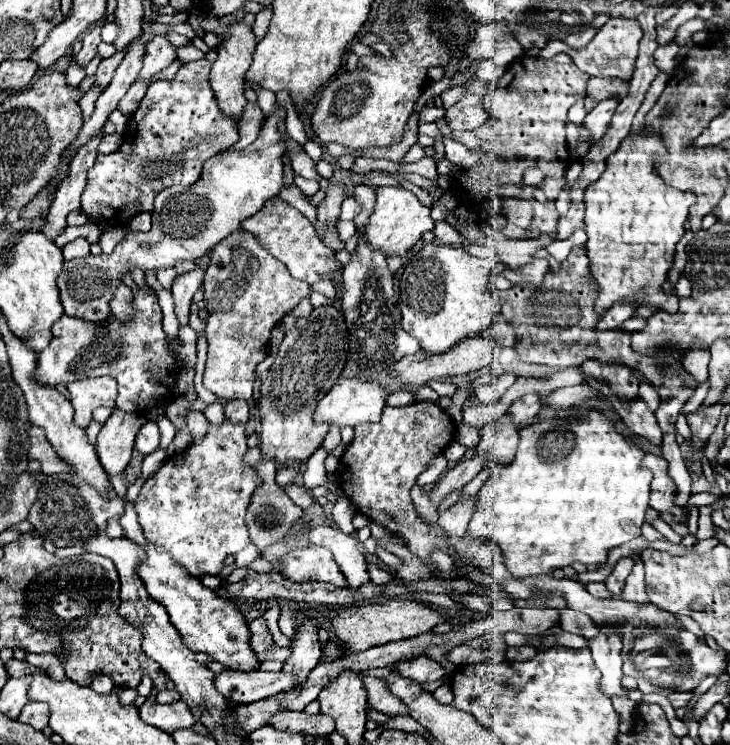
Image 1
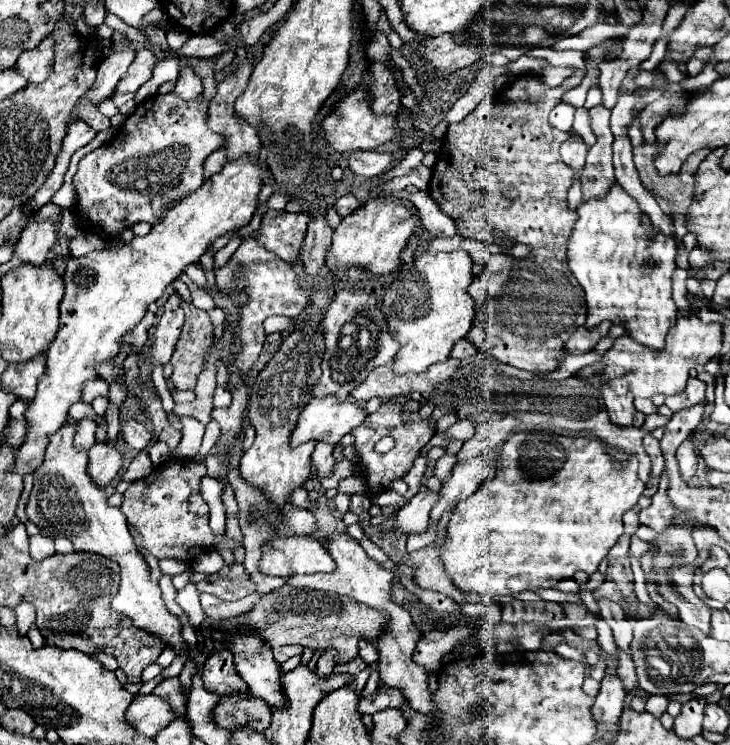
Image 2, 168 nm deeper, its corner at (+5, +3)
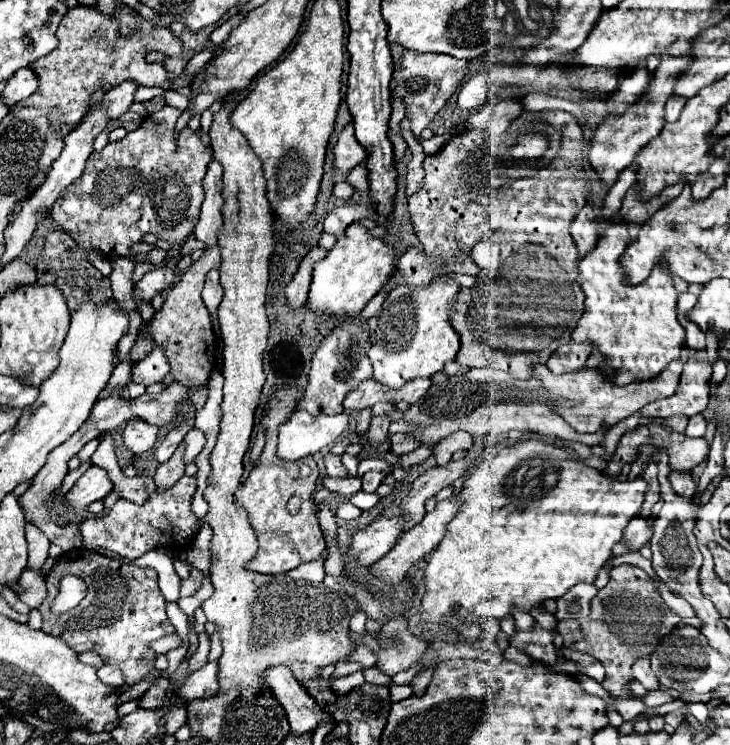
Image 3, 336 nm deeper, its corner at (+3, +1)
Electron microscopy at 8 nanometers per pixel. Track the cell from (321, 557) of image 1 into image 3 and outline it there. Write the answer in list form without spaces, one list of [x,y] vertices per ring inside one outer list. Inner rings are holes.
[[[283,386],[269,396],[265,410],[261,414],[261,426],[265,428],[265,436],[267,436],[265,448],[259,460],[255,462],[253,470],[245,478],[245,482],[235,492],[237,502],[249,514],[251,528],[255,530],[259,542],[259,550],[255,558],[247,564],[247,568],[261,574],[289,572],[305,562],[319,560],[327,548],[315,516],[315,504],[311,500],[319,478],[317,462],[311,456],[295,462],[285,462],[277,456],[277,430],[283,422],[287,422],[287,416],[293,414],[299,398],[301,392],[297,386]]]

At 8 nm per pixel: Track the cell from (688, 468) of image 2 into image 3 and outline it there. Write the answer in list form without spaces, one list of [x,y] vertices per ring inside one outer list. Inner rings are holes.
[[[671,472],[669,476],[671,484],[673,484],[673,490],[677,490],[677,494],[683,494],[683,496],[693,496],[697,486],[695,486],[695,478],[691,472]]]

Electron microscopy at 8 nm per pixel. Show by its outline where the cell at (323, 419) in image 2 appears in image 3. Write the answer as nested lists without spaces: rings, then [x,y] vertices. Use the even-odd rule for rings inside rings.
[[[297,410],[279,428],[277,456],[283,460],[299,460],[303,456],[313,456],[321,448],[333,444],[341,434],[345,434],[347,426],[347,412],[313,416],[307,410]]]

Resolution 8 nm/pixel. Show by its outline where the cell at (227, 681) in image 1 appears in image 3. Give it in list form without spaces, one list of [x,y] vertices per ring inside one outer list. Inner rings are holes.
[[[213,660],[213,662],[207,662],[197,672],[189,674],[185,678],[185,682],[177,690],[179,696],[183,700],[187,700],[187,702],[199,700],[199,698],[213,698],[217,694],[217,690],[219,690],[217,670],[219,670],[219,664],[217,664],[217,660]]]

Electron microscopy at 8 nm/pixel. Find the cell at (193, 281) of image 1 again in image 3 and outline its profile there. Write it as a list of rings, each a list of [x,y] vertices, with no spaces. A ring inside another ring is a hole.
[[[155,346],[143,360],[133,364],[131,380],[139,384],[155,384],[169,372],[169,360],[163,346]]]

